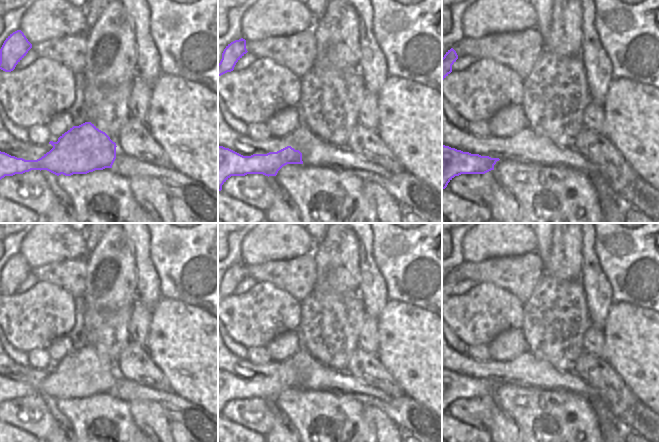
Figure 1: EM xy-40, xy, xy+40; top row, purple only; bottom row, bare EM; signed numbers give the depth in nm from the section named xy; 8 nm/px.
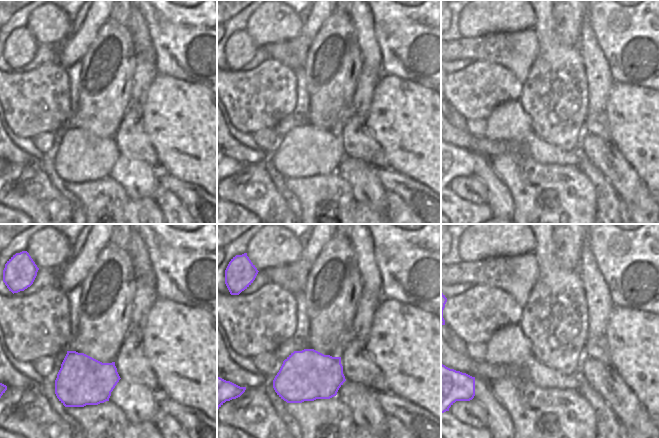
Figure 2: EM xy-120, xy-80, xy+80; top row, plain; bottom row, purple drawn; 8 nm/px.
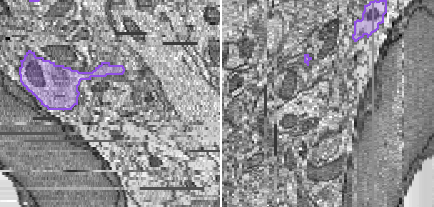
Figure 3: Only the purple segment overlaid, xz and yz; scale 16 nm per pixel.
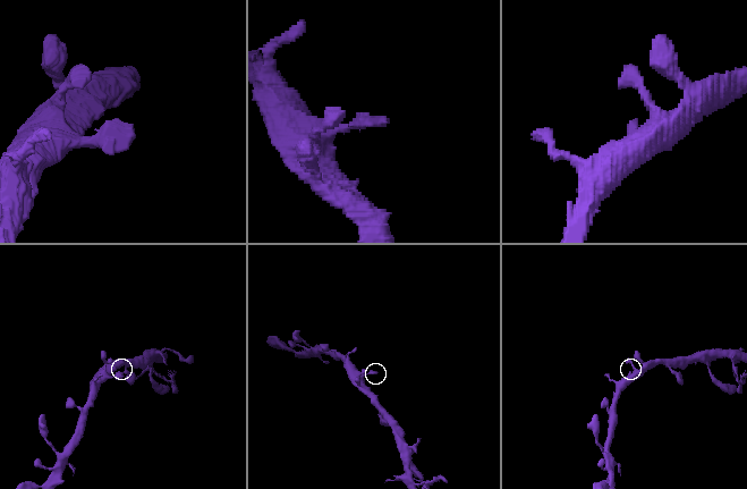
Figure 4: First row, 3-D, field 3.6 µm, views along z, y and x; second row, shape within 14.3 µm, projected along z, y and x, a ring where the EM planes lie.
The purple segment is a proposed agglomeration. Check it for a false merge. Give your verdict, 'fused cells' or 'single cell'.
single cell

